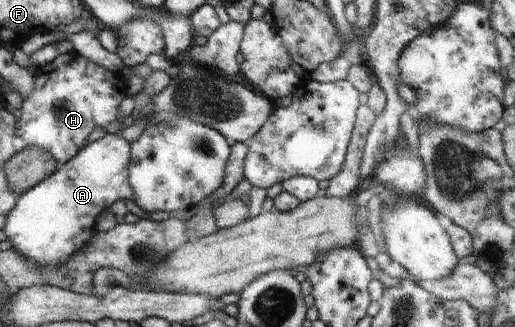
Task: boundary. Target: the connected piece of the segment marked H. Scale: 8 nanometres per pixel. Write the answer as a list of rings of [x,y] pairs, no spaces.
[[[77,50],[58,56],[37,74],[36,90],[22,104],[22,117],[17,125],[18,138],[24,138],[28,147],[52,152],[52,156],[62,164],[70,163],[87,146],[87,140],[96,128],[107,131],[107,134],[124,130],[124,126],[120,124],[120,108],[128,98],[126,81],[120,72],[110,72],[102,68]]]

